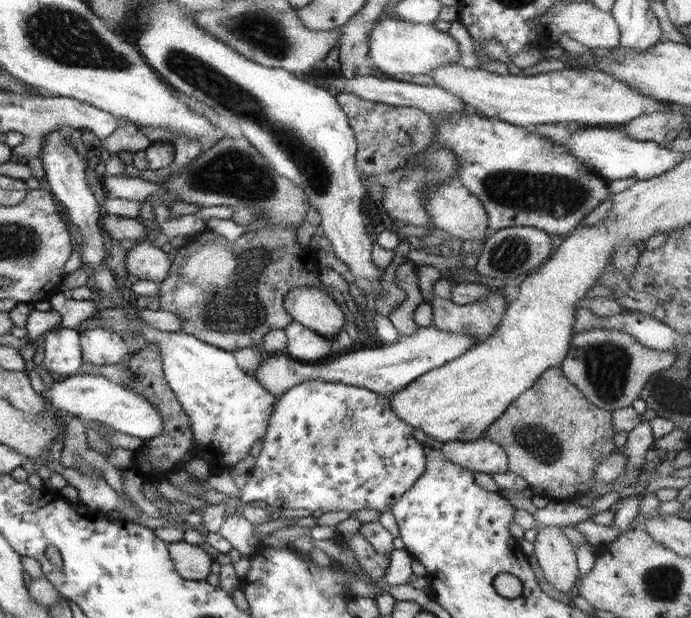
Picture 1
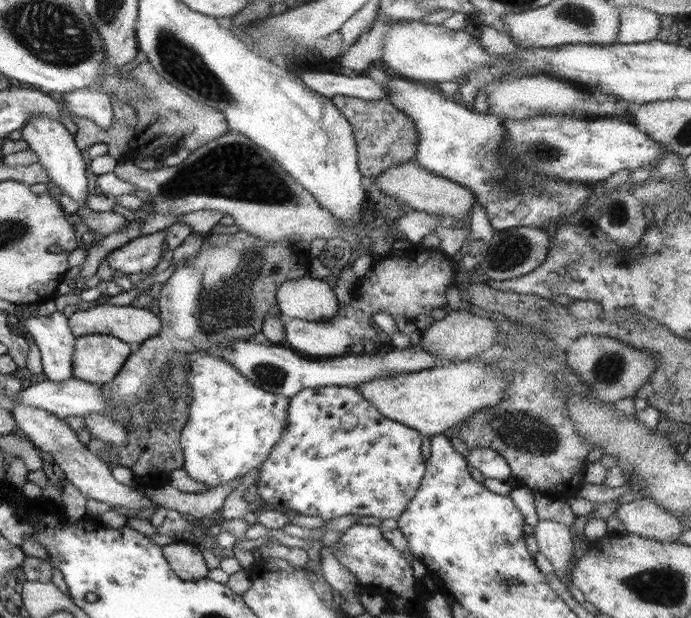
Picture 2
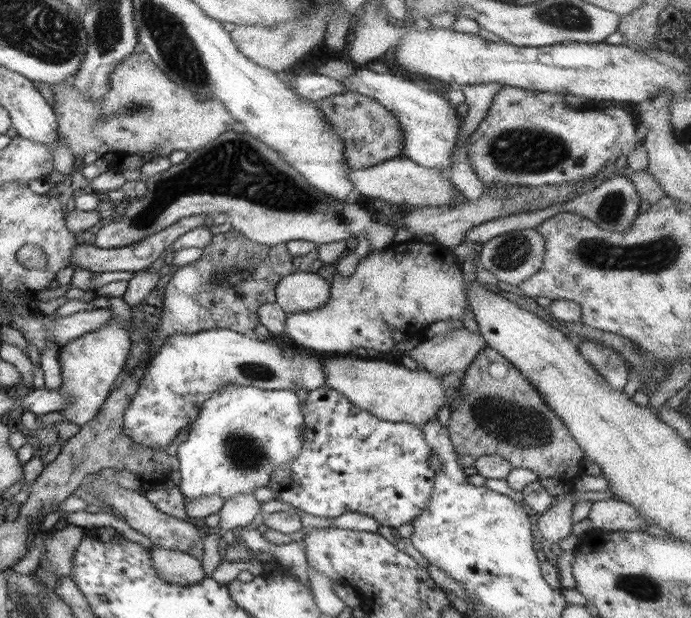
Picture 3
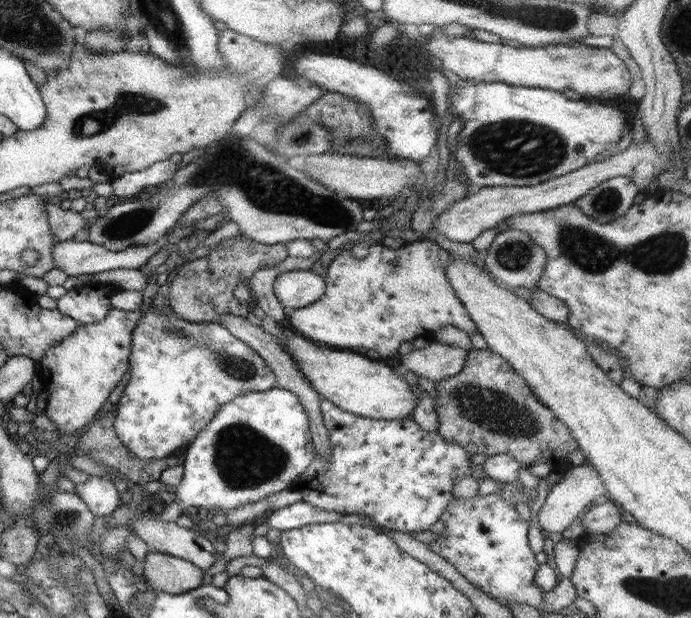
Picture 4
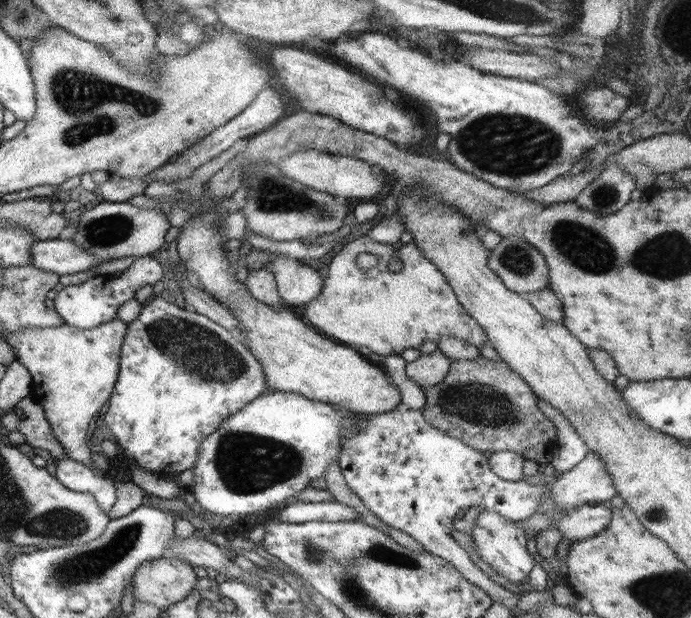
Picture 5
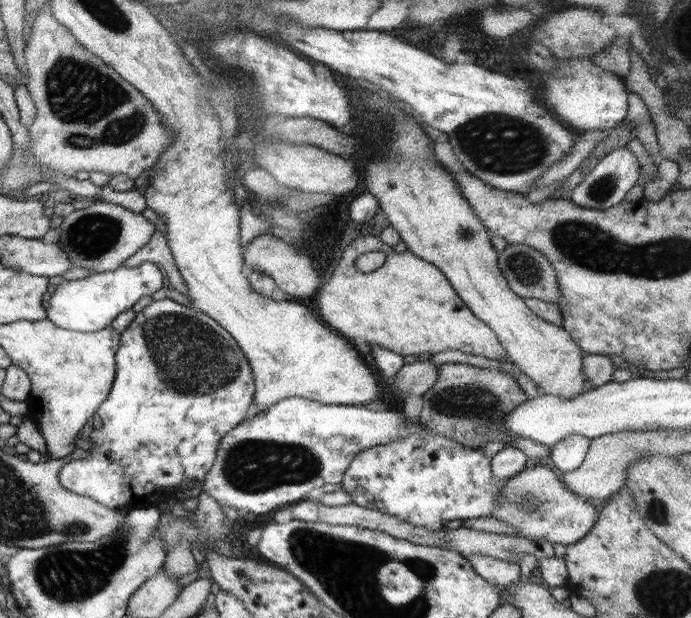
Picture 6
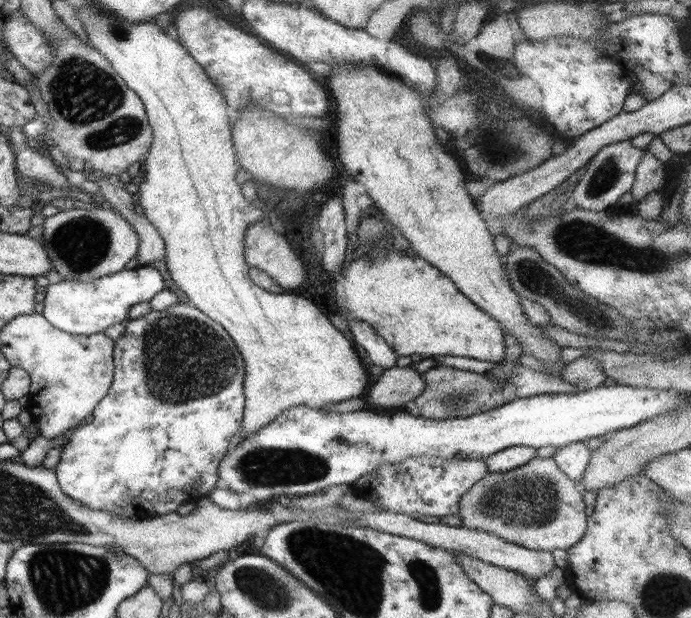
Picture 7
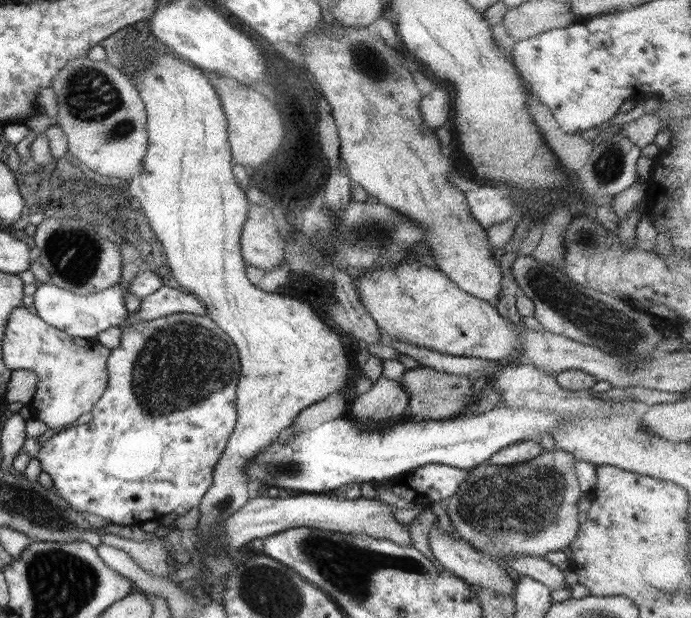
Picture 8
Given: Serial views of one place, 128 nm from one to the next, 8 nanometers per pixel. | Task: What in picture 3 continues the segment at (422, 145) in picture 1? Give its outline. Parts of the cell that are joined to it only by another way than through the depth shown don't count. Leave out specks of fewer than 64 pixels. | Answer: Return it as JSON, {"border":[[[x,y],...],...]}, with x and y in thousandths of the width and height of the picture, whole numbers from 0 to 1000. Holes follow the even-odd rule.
{"border":[[[501,146],[460,162],[459,173],[480,210],[496,230],[496,257],[508,275],[543,269],[548,262],[582,252],[583,220],[575,193],[548,165],[515,149]]]}

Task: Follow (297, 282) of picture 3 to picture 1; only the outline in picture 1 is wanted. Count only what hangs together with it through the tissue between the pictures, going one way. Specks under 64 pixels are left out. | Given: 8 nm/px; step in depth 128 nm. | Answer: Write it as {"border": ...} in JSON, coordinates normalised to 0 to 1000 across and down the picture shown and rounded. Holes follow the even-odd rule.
{"border":[[[436,463],[410,479],[408,494],[421,518],[444,534],[483,550],[498,528],[496,506],[485,487],[465,466]]]}

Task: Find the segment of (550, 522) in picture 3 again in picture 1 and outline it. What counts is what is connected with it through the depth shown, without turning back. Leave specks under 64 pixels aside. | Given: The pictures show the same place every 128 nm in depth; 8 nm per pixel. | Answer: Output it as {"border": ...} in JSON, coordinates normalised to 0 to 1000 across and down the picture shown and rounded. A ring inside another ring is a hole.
{"border":[[[786,853],[773,875],[774,900],[786,935],[812,961],[825,964],[829,945],[841,932],[835,924],[831,888],[809,853]]]}

